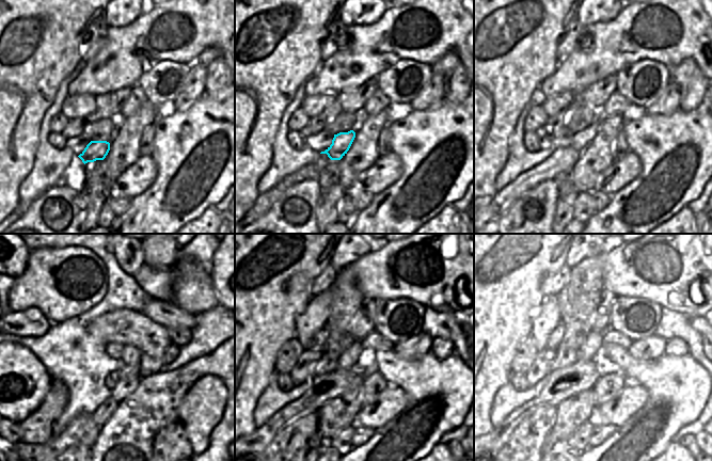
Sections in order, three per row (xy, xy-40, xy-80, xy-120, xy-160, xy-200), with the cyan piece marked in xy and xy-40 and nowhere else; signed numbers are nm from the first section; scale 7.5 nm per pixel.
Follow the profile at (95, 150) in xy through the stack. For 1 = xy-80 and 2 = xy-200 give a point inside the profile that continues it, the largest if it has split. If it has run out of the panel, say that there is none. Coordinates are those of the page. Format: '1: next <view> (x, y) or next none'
1: next xy-80 (581, 140)
2: next xy-200 (592, 347)

